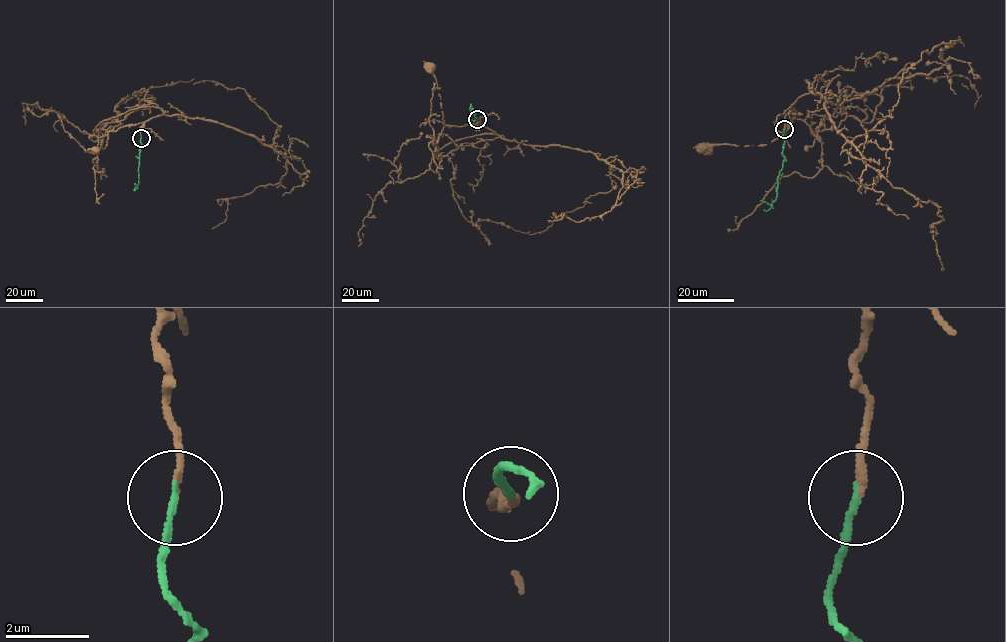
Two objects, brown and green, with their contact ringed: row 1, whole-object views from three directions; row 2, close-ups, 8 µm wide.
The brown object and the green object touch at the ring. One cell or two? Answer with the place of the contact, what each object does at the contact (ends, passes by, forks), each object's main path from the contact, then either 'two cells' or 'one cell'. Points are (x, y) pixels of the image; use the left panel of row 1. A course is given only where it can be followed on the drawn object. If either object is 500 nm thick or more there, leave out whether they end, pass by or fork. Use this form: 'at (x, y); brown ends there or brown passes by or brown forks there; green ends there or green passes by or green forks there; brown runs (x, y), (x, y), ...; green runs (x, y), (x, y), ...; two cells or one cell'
at (141, 138); brown ends there; green ends there; brown runs (141, 138), (143, 122), (110, 131), (105, 148), (94, 150); green runs (141, 138), (135, 190); one cell

